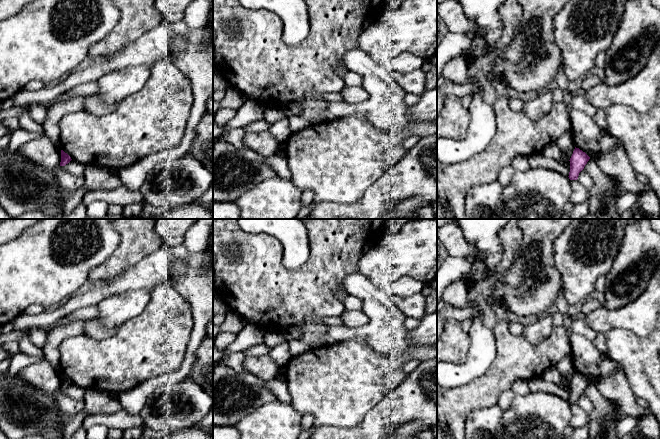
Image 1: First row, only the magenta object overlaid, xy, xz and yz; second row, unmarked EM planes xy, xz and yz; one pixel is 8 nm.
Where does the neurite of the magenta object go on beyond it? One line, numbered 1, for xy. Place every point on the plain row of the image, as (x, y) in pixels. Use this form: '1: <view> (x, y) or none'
1: none

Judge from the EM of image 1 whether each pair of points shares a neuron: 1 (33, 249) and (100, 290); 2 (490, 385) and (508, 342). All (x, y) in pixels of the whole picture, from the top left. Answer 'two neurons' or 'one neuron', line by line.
1: two neurons
2: one neuron

